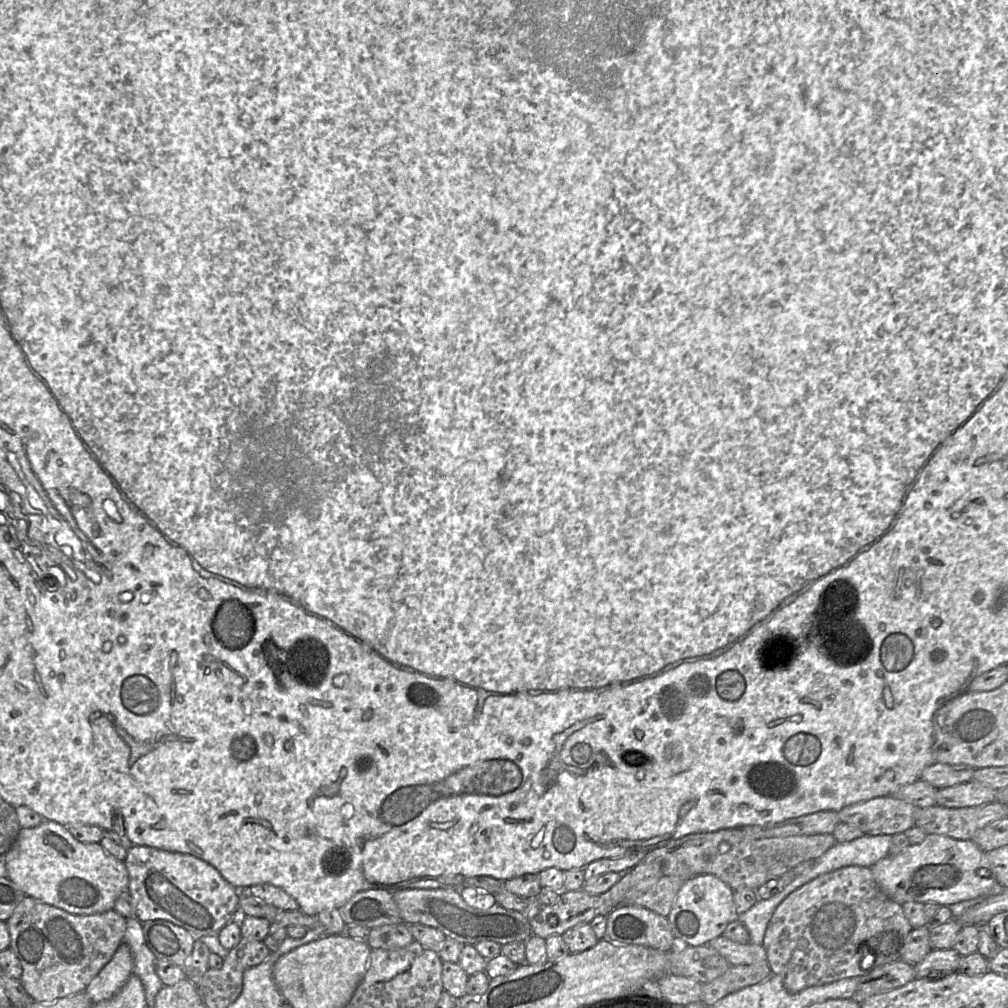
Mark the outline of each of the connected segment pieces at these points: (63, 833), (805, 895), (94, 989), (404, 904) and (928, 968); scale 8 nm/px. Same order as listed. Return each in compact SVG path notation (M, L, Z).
M55 821L21 828L5 856L7 877L20 890L72 914L91 915L111 910L119 895L128 891L129 874L124 861L107 853L100 843L78 841Z
M851 865L822 874L789 894L775 909L762 945L772 974L782 978L789 992L798 993L811 986L867 974L862 969L870 968L873 962L872 957L867 958L866 952L872 950L868 950L866 942L883 932L893 931L900 938L901 948L912 929L902 906L882 891L870 867Z
M123 942L84 992L94 1004L112 998L133 974L133 967L132 952Z
M400 889L393 892L402 923L422 924L441 931L464 945L475 946L479 942L494 941L501 946L512 942L526 942L533 933L530 923L522 912L506 909L499 904L487 910L469 906L457 889Z
M953 948L932 949L926 957L914 966L915 978L942 978L958 971L962 956Z

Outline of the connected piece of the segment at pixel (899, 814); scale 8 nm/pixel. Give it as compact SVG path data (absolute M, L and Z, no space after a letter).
M884 796L845 806L838 815L840 822L856 826L866 835L894 835L904 833L915 825L914 811L913 804L895 796Z

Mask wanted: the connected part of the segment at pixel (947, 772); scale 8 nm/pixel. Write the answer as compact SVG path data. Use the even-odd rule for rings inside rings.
M933 762L923 770L921 779L937 789L942 789L971 781L974 770L967 765Z

